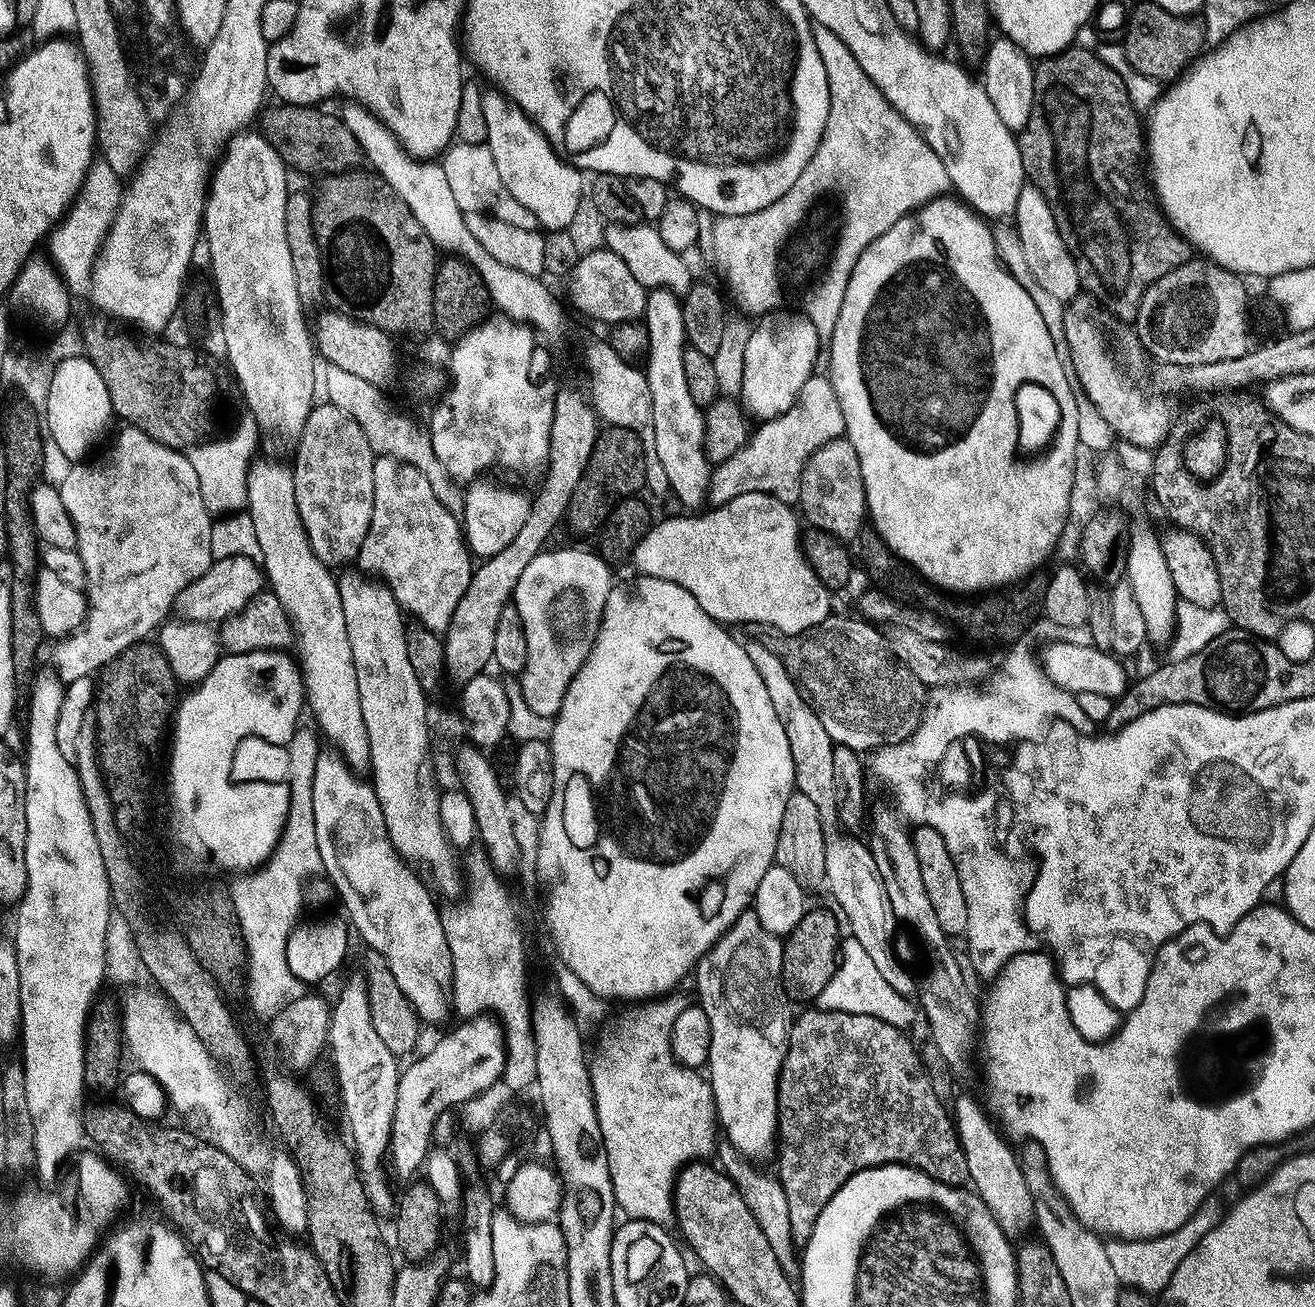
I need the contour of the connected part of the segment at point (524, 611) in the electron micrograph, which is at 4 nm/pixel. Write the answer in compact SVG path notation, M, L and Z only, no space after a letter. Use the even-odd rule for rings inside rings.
M556 548L545 550L536 555L522 570L518 586L514 593L514 612L522 618L526 634L526 666L519 673L519 699L536 716L554 718L560 713L562 702L570 682L586 662L590 650L596 645L596 635L606 610L606 602L614 587L609 561L595 551L587 552L584 548Z

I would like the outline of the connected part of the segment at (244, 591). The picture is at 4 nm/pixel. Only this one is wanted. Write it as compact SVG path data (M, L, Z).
M230 557L221 560L213 560L212 564L186 590L182 590L176 598L175 611L185 620L193 620L196 624L211 625L212 620L223 622L233 612L240 612L265 587L266 577L261 565L248 557Z

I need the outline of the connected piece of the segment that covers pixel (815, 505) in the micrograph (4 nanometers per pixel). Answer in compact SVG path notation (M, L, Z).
M846 438L826 442L806 462L798 493L799 511L811 527L821 528L841 542L855 541L865 531L868 516L868 495L860 469L858 450Z

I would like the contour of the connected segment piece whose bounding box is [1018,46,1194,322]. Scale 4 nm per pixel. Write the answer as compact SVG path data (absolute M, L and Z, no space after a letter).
M1069 46L1053 56L1045 56L1035 65L1034 74L1034 106L1030 114L1030 122L1019 133L1018 139L1021 148L1022 162L1027 172L1027 179L1035 183L1036 187L1042 190L1050 210L1054 214L1054 222L1058 222L1058 230L1078 266L1078 278L1081 289L1087 295L1100 301L1103 308L1108 309L1112 315L1125 322L1135 321L1140 303L1144 297L1144 291L1158 278L1170 274L1178 266L1182 266L1184 261L1193 259L1194 249L1171 224L1168 223L1164 213L1160 211L1149 181L1140 173L1139 164L1143 165L1146 160L1146 128L1142 123L1141 113L1130 102L1127 94L1126 84L1114 70L1110 68L1100 58L1092 48L1076 48Z

